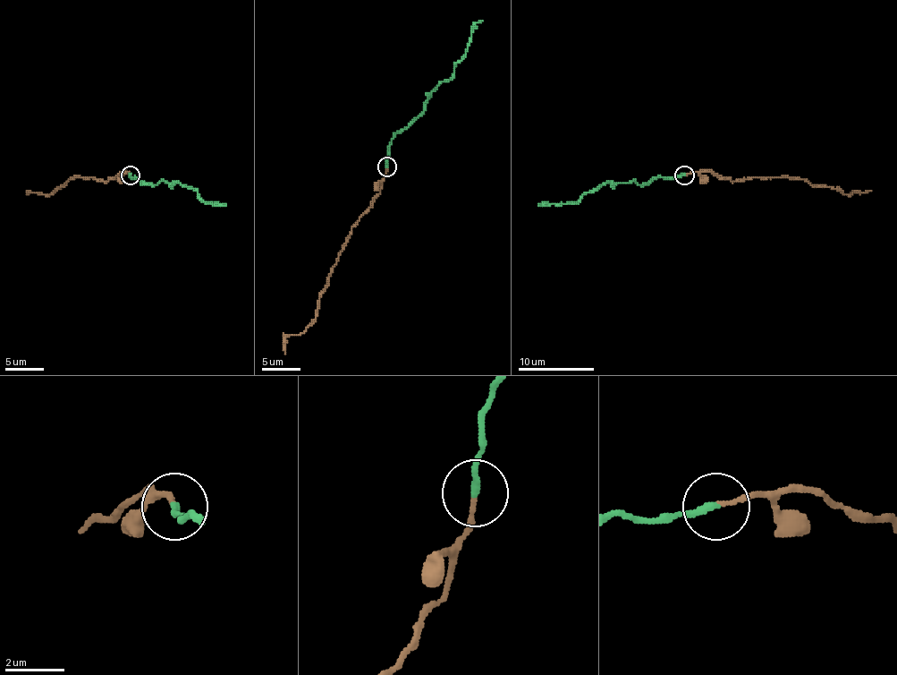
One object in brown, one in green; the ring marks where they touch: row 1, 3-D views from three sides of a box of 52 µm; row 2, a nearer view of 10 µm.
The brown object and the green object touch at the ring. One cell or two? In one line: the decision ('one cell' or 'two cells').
two cells

